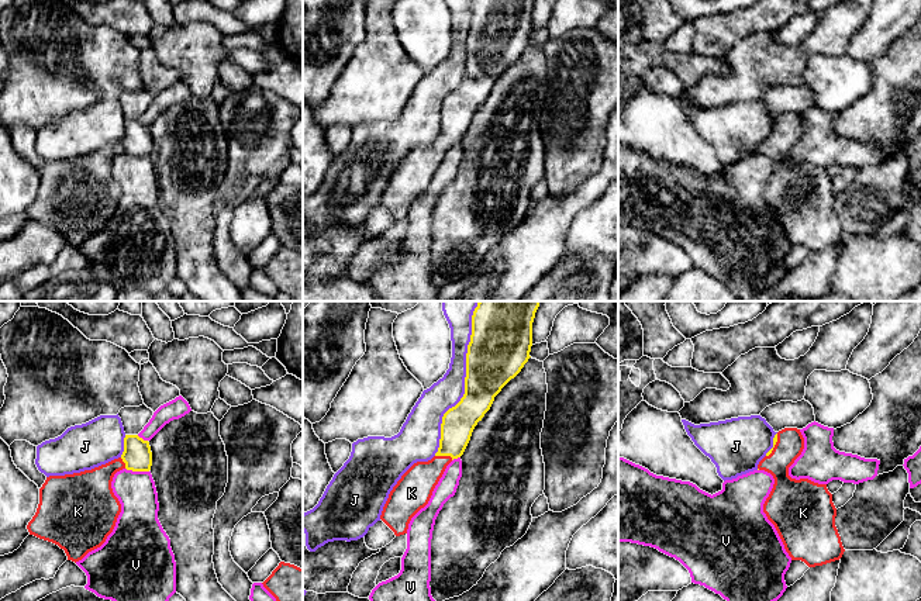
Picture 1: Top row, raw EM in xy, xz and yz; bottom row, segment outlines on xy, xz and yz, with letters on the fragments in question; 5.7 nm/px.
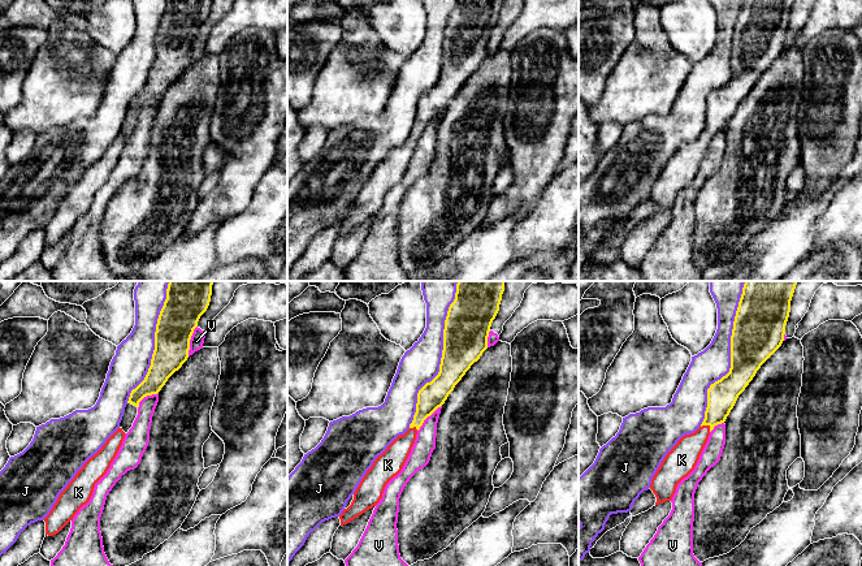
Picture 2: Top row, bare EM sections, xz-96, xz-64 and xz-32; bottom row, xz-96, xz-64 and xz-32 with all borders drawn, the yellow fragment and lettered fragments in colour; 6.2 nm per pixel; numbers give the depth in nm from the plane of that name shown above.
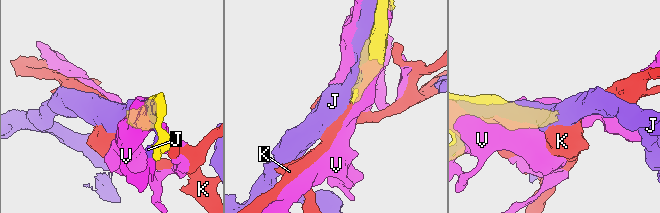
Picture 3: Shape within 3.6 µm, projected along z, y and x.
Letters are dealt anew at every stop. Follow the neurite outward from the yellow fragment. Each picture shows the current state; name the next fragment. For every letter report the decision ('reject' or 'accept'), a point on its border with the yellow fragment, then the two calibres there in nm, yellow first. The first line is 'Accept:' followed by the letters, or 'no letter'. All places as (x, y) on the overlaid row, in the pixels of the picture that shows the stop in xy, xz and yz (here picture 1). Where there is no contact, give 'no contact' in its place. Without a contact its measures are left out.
Accept: K
J: reject; contact xz (465, 379); calibres 340 and 170 nm
K: accept; contact xz (444, 455); calibres 190 and 200 nm
V: reject; contact xy (137, 470); calibres 170 and 220 nm

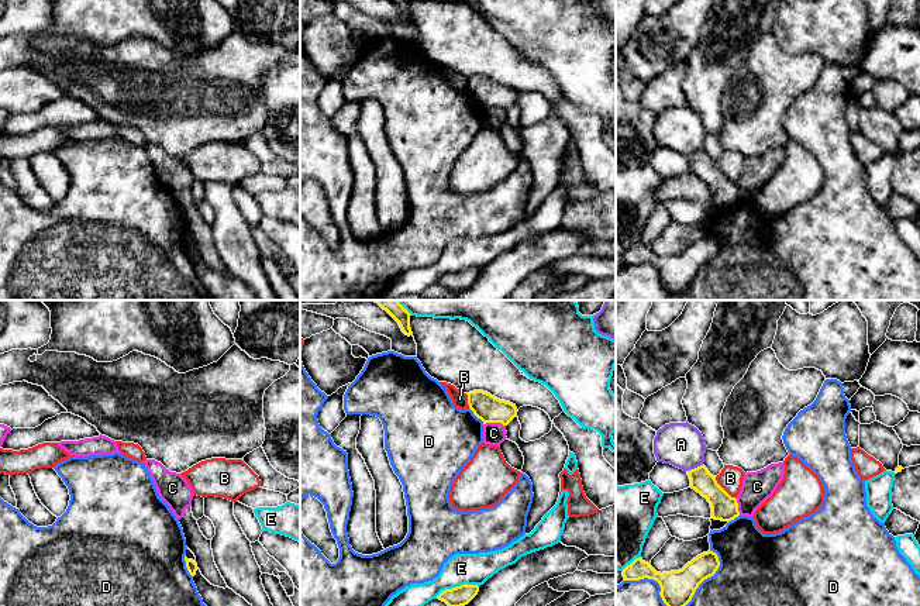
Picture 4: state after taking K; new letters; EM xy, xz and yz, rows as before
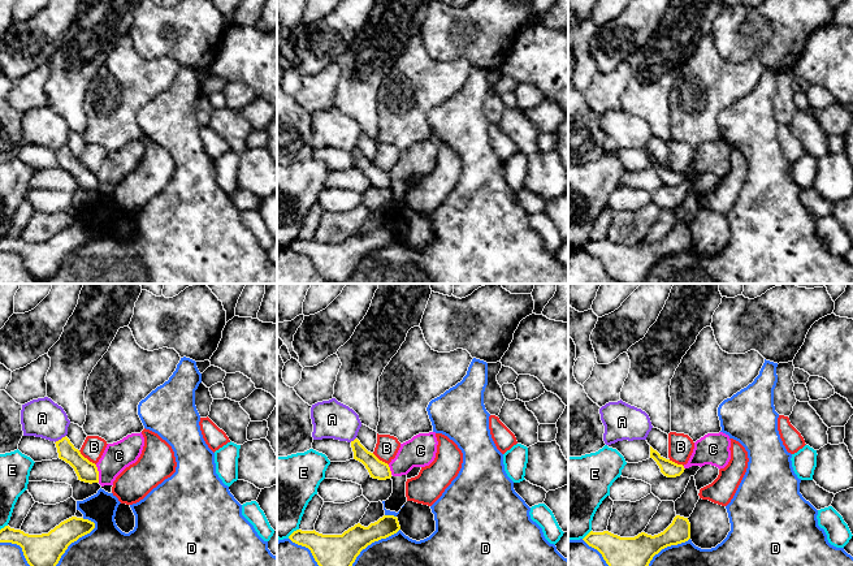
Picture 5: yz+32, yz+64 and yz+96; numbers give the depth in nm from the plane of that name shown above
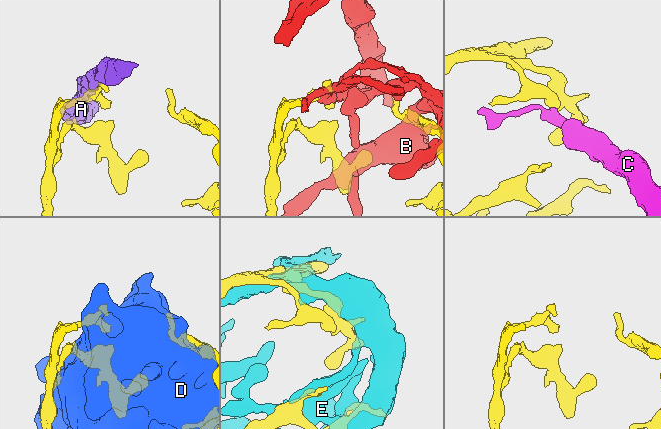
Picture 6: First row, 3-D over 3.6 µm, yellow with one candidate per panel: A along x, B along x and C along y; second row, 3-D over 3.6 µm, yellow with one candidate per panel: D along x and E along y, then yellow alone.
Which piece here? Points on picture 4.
Accept: no letter
A: reject; contact yz (695, 468); calibres 140 and 260 nm
B: reject; contact yz (722, 488); calibres 150 and 140 nm
C: reject; contact xz (495, 422); calibres 160 and 130 nm
D: reject; contact yz (707, 577); calibres 190 and 380 nm
E: reject; contact xz (457, 586); calibres 110 and 180 nm

